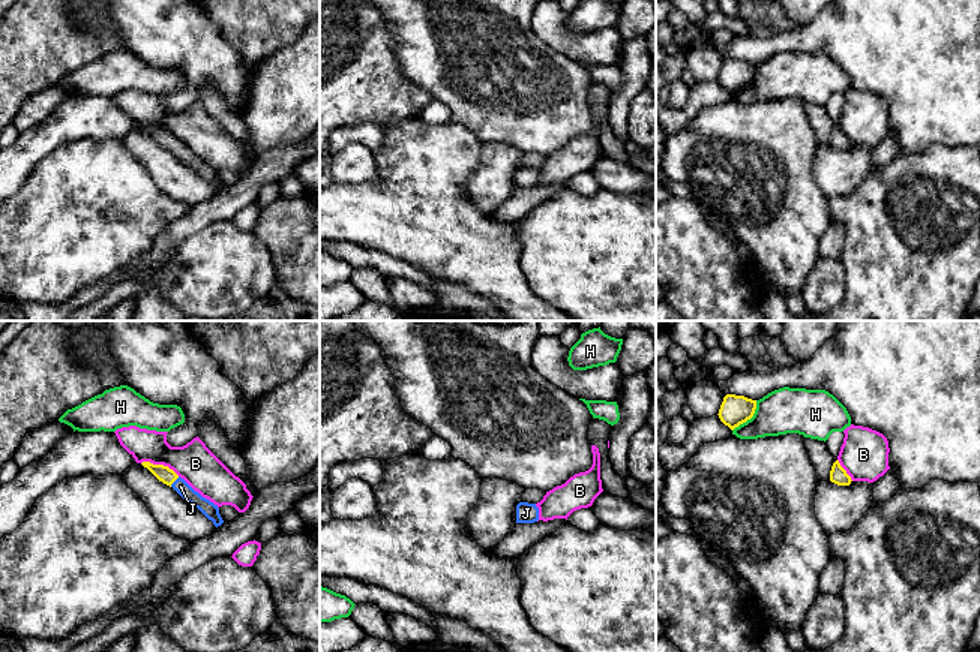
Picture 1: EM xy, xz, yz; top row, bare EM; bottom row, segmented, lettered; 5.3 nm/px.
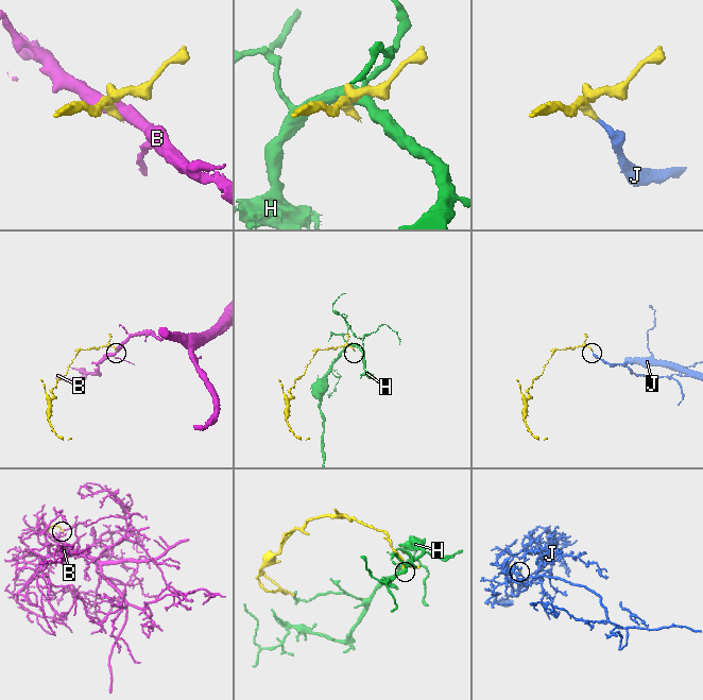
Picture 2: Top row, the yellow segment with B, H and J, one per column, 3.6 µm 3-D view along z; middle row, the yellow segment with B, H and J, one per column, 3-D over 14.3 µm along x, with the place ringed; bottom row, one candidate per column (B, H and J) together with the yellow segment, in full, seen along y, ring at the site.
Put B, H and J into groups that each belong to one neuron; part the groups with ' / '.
B / H / J

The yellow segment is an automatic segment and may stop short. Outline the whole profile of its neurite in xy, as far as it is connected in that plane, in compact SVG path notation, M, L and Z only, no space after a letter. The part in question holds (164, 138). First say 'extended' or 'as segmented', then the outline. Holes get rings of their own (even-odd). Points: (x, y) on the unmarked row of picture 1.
extended; M143 126L141 129L147 132L159 145L173 151L185 165L198 172L209 184L213 186L216 192L224 187L218 169L203 162L173 133L164 129L153 129L150 126Z

